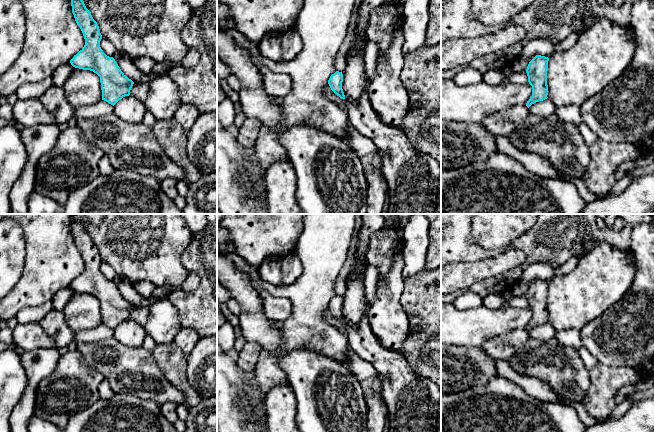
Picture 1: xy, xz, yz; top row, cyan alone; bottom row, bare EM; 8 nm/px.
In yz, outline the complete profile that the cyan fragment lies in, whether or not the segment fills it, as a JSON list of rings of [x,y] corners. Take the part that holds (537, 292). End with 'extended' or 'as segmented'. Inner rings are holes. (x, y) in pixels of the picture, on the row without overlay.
[[[536,279],[528,288],[526,297],[528,306],[532,310],[532,320],[527,325],[526,330],[529,332],[532,328],[547,323],[547,295],[549,282]]]; as segmented

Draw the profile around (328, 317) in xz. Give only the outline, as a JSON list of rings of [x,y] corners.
[[[326,307],[326,308],[324,309],[323,318],[324,318],[324,320],[325,320],[328,324],[336,327],[336,328],[339,329],[341,332],[343,332],[344,334],[347,335],[346,323],[341,323],[339,320],[337,320],[337,319],[331,314],[331,312],[330,312],[330,310],[329,310],[328,307]]]

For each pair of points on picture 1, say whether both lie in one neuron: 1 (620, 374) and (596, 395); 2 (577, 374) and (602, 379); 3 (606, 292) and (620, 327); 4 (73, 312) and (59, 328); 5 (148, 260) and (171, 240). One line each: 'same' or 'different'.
1: same
2: different
3: different
4: different
5: same

